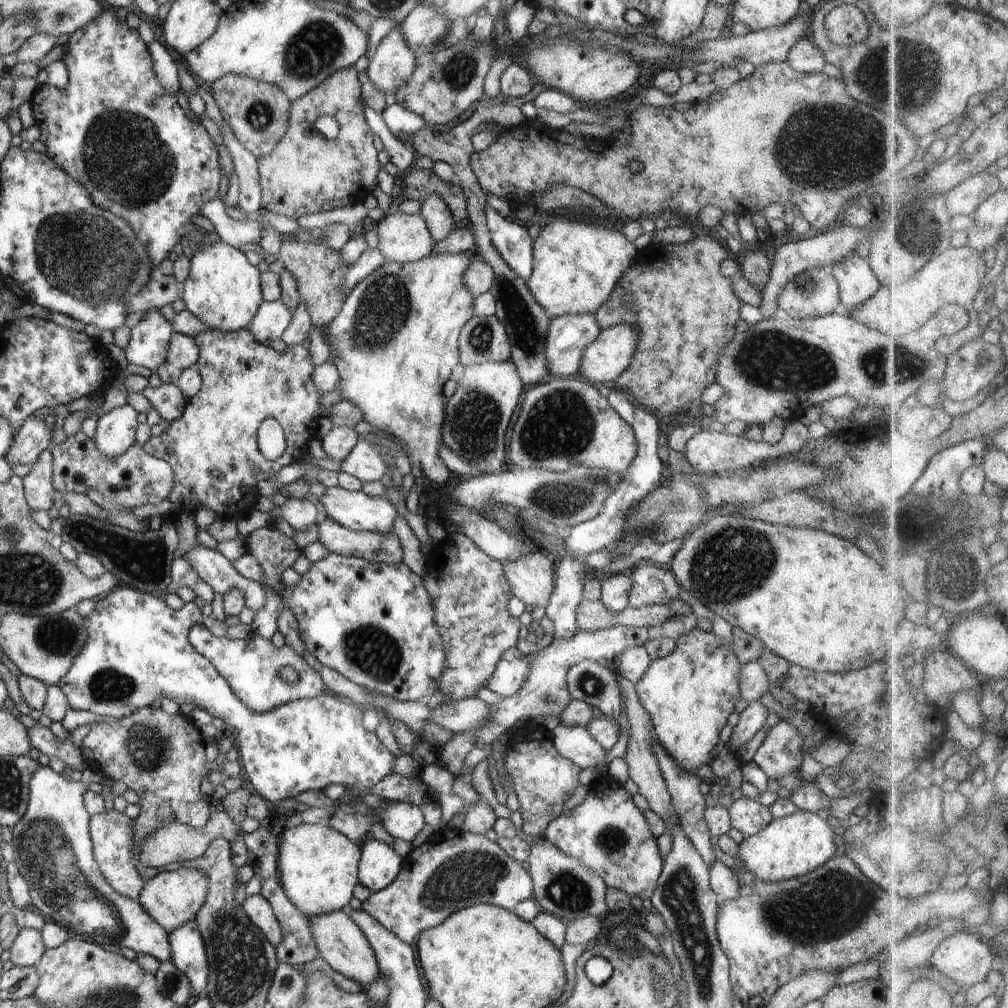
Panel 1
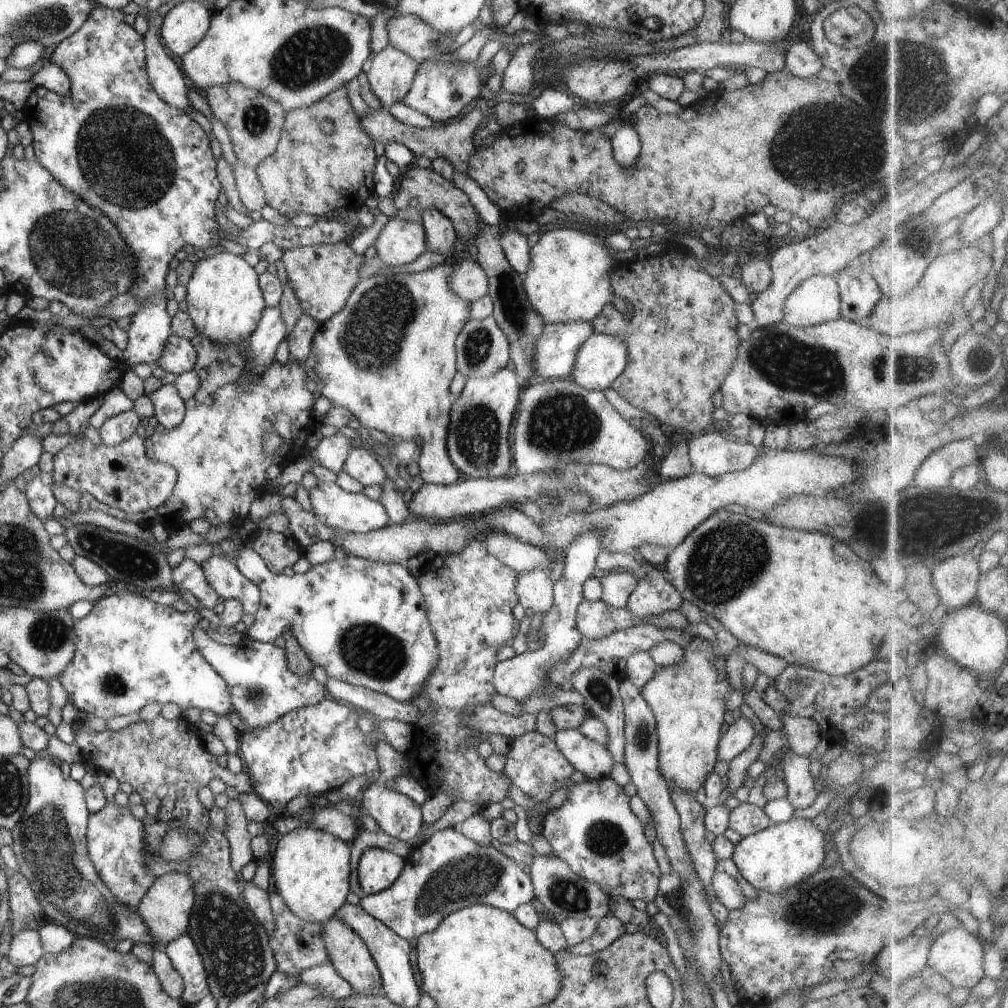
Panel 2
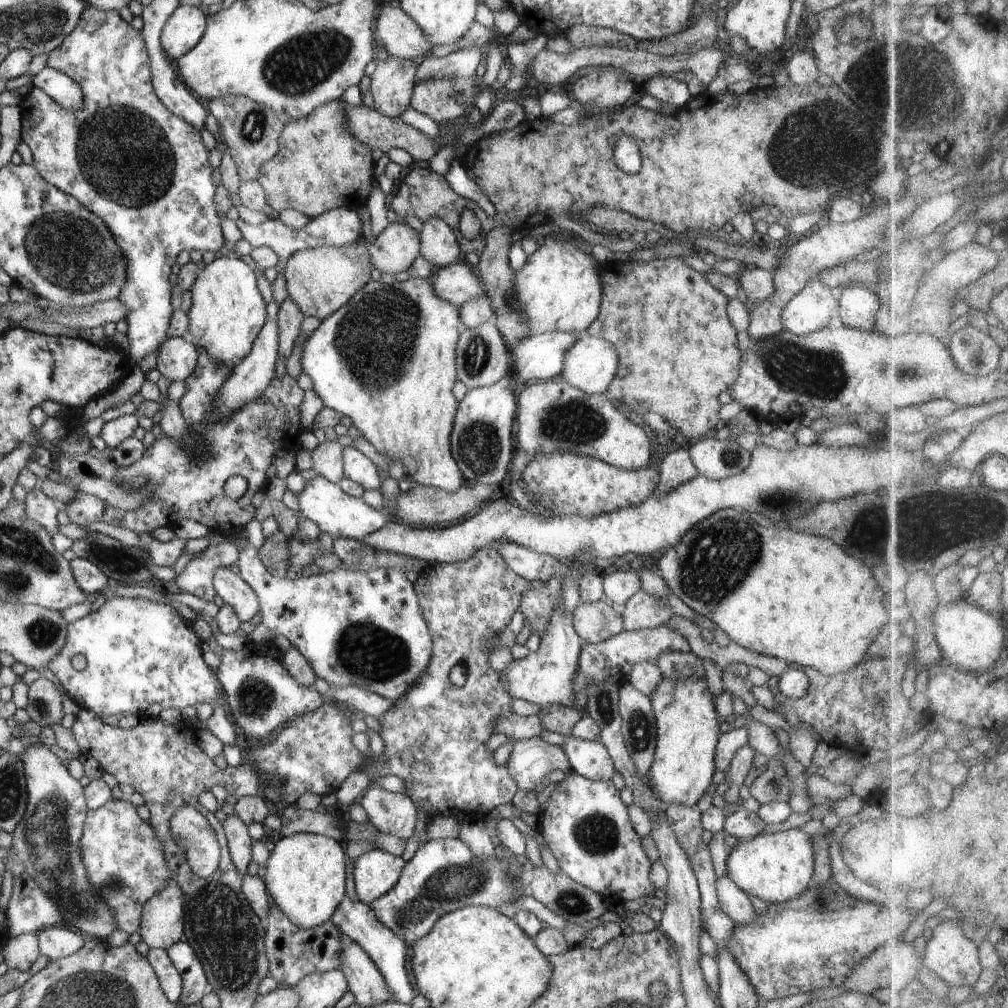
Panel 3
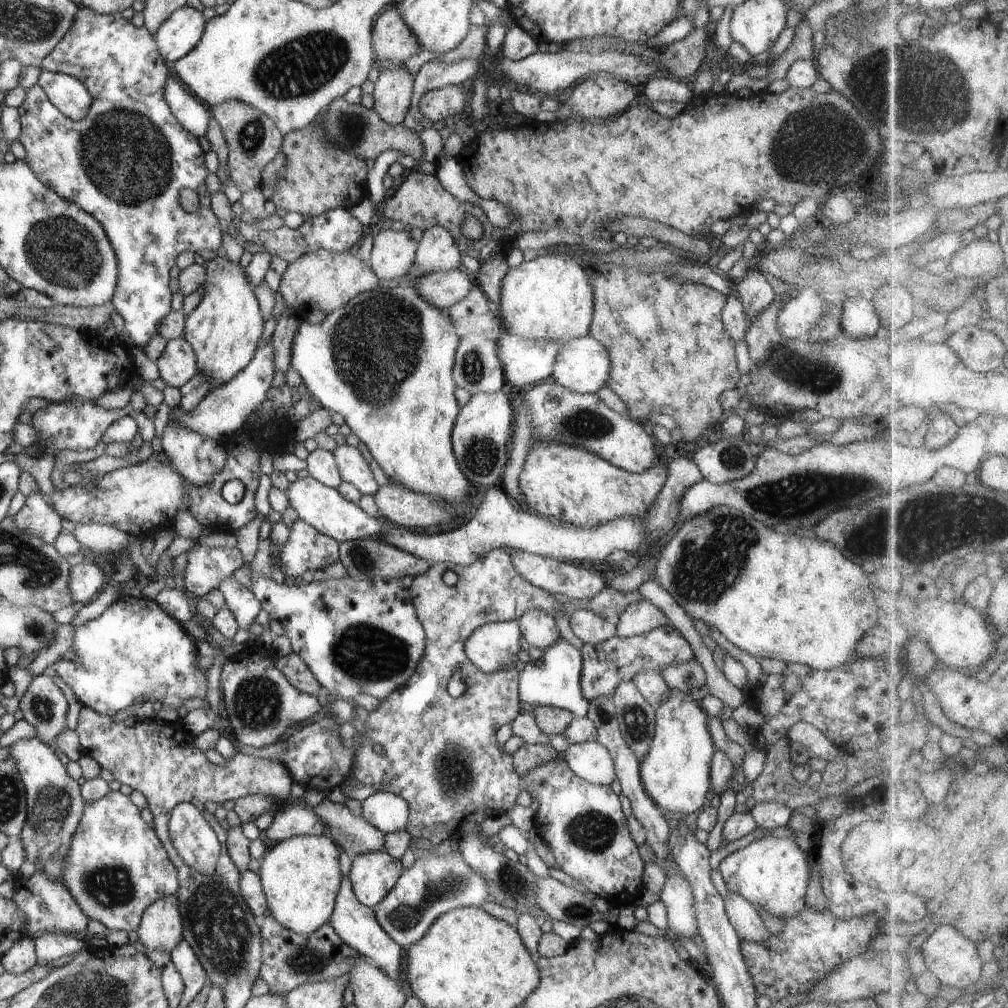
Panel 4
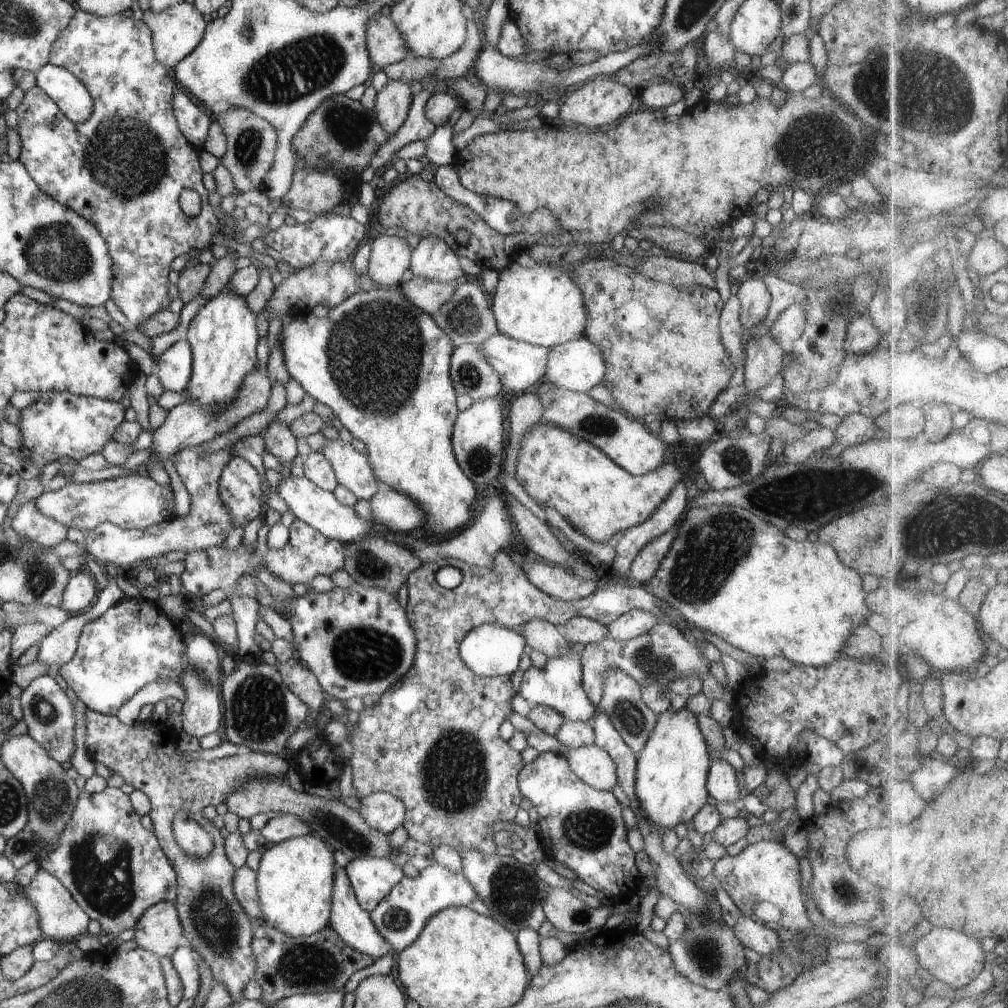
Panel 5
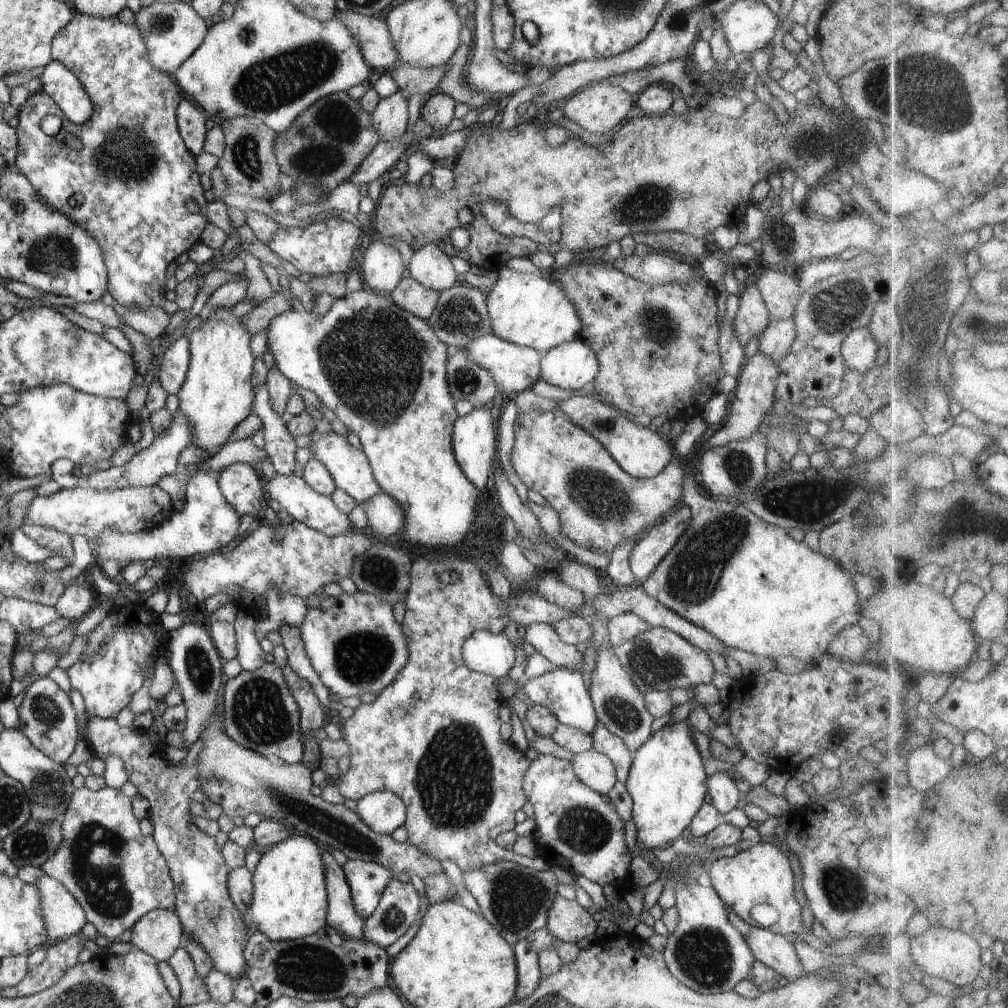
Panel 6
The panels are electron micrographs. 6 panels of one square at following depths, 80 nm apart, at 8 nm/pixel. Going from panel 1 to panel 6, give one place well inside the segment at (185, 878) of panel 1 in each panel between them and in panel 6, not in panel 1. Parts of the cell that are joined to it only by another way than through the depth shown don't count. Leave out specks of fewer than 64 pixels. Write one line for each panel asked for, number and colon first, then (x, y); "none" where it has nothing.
2: (166, 906)
3: (162, 921)
4: (161, 929)
5: (159, 930)
6: (158, 933)

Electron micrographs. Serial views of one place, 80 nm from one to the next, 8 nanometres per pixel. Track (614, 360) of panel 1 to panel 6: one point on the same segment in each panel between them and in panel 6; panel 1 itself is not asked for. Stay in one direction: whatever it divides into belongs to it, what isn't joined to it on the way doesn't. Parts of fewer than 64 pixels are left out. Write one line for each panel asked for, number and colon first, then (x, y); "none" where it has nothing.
2: (603, 357)
3: (591, 364)
4: (583, 365)
5: (578, 365)
6: (571, 365)

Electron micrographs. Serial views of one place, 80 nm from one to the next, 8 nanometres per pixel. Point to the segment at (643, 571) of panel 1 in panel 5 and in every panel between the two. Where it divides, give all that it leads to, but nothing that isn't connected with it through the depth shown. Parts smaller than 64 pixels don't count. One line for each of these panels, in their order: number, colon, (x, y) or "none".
2: (654, 593)
3: (642, 611)
4: (640, 617)
5: (634, 623)

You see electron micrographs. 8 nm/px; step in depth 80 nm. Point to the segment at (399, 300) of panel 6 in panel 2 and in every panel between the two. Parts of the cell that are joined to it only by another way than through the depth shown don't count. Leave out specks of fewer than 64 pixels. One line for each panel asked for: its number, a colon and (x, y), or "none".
2: (469, 279)
3: (457, 283)
4: (443, 289)
5: (428, 295)

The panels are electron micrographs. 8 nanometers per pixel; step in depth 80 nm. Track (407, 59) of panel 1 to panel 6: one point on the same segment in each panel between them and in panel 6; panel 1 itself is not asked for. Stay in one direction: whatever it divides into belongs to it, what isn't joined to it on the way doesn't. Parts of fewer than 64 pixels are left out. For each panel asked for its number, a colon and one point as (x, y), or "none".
2: (392, 73)
3: (392, 82)
4: (393, 90)
5: (392, 105)
6: (389, 119)

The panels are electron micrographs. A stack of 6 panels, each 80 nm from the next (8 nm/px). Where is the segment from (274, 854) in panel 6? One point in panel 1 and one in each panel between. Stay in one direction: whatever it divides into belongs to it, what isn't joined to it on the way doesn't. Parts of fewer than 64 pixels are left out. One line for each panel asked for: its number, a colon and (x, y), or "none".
1: (318, 866)
2: (311, 870)
3: (305, 875)
4: (301, 877)
5: (295, 879)

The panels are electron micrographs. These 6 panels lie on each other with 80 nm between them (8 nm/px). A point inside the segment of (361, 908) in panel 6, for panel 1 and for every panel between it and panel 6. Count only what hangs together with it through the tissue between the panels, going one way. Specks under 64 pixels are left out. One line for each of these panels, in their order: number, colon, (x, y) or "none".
1: (380, 865)
2: (378, 869)
3: (375, 872)
4: (373, 874)
5: (371, 878)

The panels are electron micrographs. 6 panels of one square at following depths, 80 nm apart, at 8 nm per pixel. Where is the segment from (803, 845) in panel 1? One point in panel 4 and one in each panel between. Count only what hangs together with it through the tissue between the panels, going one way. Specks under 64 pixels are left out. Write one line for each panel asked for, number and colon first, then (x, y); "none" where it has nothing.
2: (783, 855)
3: (777, 868)
4: (773, 873)

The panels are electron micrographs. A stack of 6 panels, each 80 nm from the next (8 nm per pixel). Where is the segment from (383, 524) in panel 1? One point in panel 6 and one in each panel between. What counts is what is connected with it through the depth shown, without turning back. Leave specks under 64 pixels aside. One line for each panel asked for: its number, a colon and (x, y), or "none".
2: (350, 512)
3: (336, 513)
4: (322, 507)
5: (318, 508)
6: (319, 512)

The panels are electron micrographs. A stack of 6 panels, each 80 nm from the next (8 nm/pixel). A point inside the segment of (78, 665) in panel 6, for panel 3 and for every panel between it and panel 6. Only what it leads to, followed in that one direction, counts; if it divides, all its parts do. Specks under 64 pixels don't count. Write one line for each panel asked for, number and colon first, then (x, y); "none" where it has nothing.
3: (138, 652)
4: (134, 652)
5: (134, 643)

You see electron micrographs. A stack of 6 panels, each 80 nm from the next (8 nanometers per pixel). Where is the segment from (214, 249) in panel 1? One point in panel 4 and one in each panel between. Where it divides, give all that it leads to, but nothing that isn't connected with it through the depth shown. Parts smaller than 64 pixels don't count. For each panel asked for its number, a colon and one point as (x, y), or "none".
2: (225, 302)
3: (227, 311)
4: (225, 329)

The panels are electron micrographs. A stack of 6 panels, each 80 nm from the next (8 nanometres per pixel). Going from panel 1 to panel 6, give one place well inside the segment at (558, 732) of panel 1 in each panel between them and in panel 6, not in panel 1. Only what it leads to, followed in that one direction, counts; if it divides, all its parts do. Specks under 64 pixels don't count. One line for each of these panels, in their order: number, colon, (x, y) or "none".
2: (592, 759)
3: (590, 759)
4: (590, 761)
5: (593, 766)
6: (595, 770)

